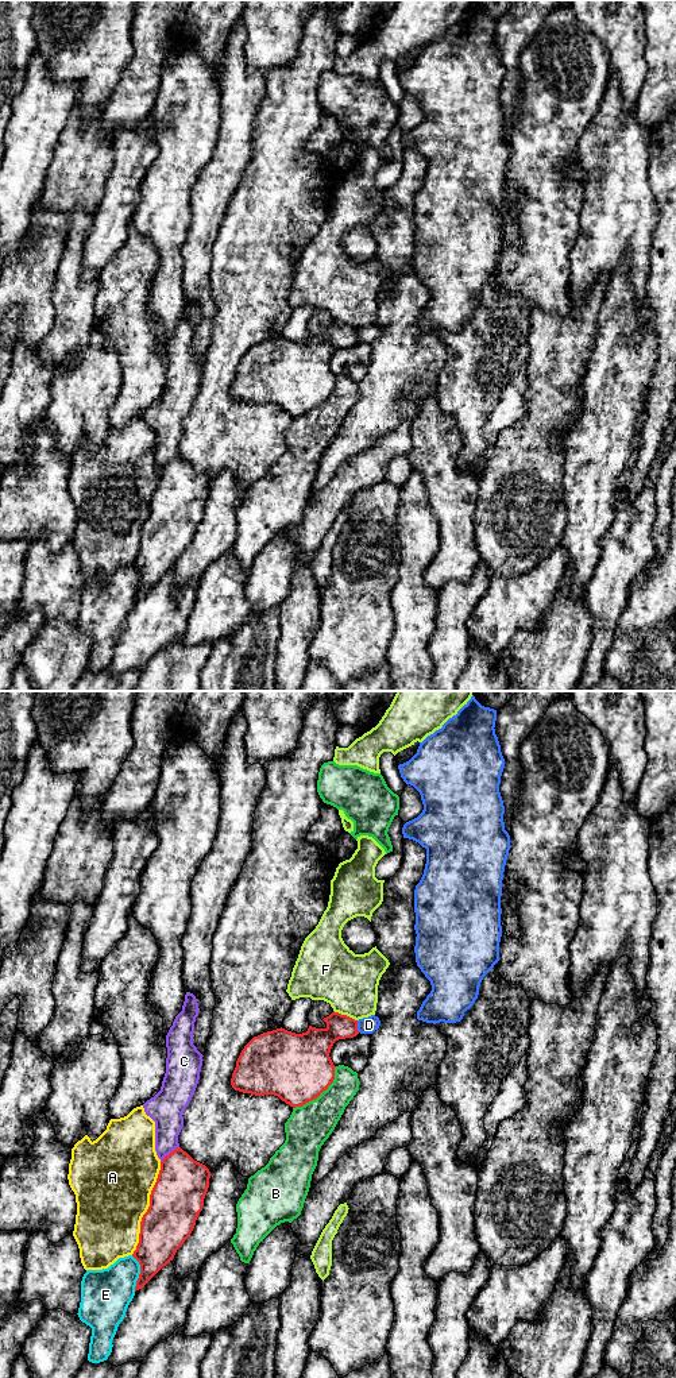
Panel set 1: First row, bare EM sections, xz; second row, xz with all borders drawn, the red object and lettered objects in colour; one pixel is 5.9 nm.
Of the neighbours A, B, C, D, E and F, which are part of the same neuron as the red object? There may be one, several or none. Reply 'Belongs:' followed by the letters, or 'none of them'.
Belongs: none of them

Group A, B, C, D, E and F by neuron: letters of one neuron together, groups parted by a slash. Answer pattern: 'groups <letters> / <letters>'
groups A / B / C / D / E / F

